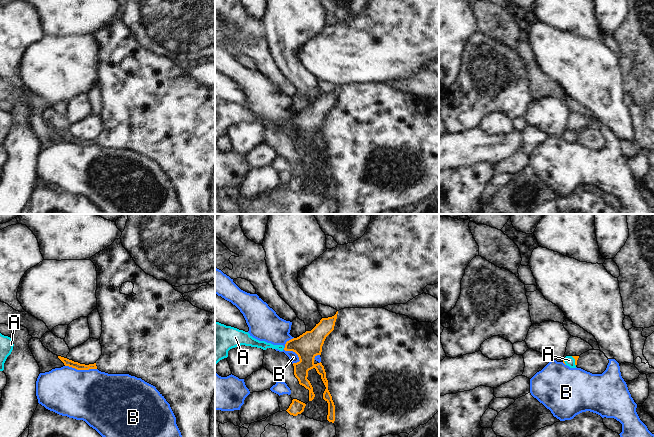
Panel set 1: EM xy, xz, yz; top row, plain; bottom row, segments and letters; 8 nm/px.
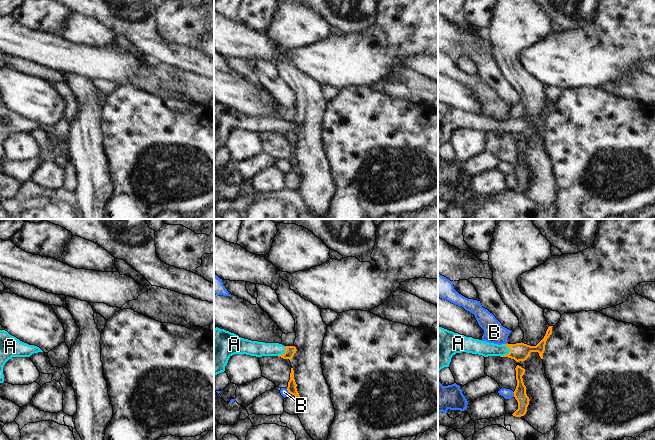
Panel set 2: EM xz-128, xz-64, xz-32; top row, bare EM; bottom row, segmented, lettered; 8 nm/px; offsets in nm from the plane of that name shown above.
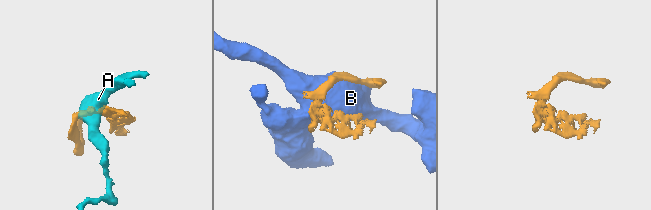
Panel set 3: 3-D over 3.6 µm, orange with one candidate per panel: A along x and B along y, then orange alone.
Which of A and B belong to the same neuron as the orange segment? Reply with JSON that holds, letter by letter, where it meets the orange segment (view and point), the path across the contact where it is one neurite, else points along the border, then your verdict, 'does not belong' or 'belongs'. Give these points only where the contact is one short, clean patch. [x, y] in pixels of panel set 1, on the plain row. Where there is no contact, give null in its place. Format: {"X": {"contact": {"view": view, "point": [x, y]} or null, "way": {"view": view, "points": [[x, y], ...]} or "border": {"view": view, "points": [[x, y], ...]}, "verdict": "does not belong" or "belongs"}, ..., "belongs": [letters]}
{"A": {"contact": {"view": "yz", "point": [575, 137]}, "way": {"view": "yz", "points": [[575, 133], [575, 137], [569, 136]]}, "verdict": "belongs"}, "B": {"contact": {"view": "xz", "point": [288, 126]}, "verdict": "does not belong"}, "belongs": ["A"]}

